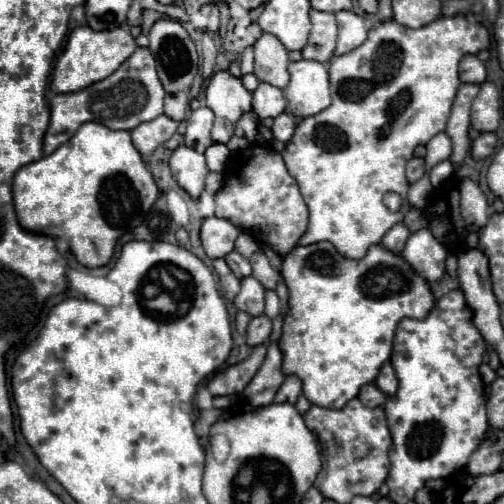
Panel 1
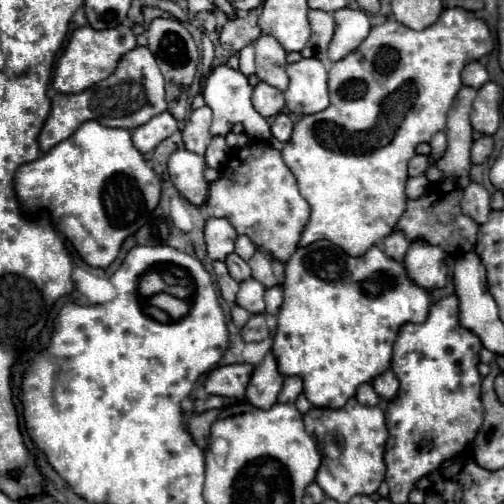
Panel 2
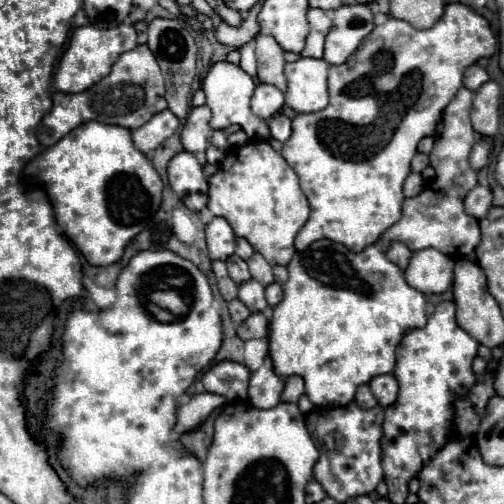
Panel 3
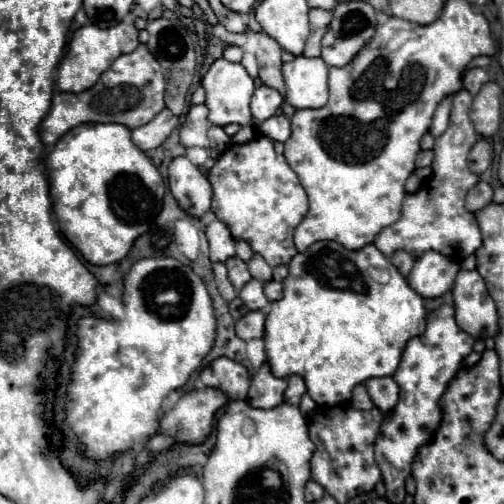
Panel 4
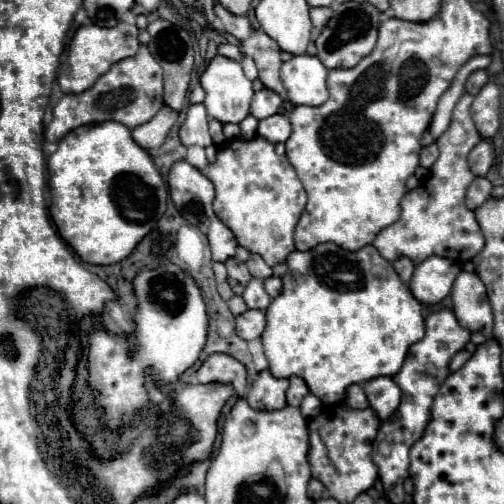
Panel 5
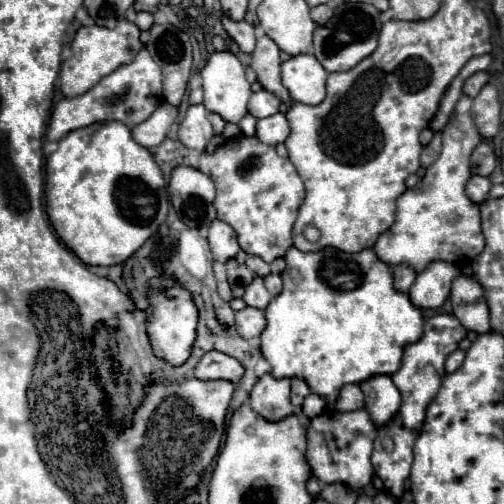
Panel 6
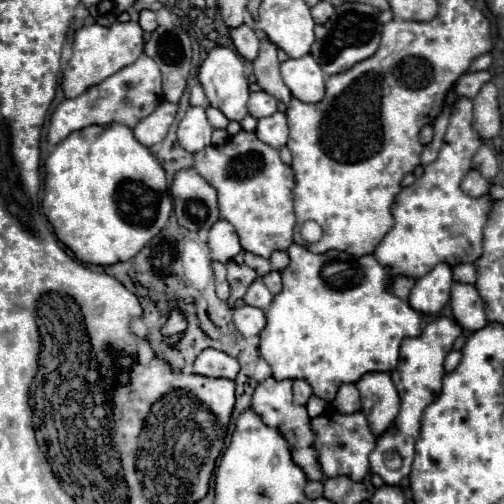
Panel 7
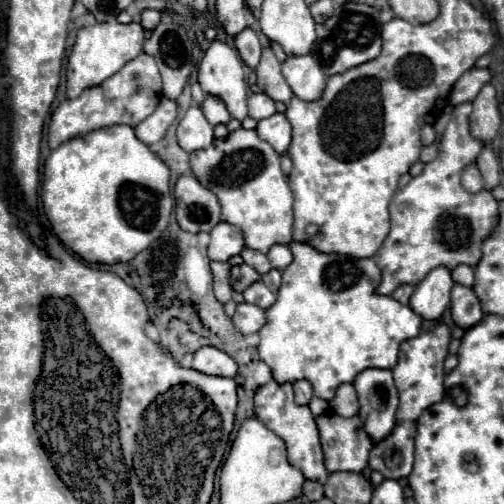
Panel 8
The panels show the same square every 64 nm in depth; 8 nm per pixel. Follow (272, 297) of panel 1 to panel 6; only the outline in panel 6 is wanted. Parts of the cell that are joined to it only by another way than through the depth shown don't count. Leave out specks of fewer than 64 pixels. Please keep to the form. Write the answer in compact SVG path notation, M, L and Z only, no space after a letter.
M268 274L268 276L264 278L264 284L266 284L266 288L268 288L268 292L270 292L272 296L278 296L278 294L282 292L280 274Z

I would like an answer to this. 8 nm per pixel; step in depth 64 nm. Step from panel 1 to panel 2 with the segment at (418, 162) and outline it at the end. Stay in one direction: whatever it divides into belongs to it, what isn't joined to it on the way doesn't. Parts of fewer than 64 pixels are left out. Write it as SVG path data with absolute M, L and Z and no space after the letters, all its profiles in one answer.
M414 156L414 158L410 160L410 164L408 164L408 174L410 174L410 176L420 176L420 174L426 172L428 166L430 166L430 164L428 164L428 156Z

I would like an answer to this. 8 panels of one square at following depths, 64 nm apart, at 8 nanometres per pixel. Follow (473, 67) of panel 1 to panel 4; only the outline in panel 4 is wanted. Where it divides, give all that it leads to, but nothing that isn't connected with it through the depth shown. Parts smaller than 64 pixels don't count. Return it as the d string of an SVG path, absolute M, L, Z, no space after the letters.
M472 68L472 70L468 70L468 74L466 74L466 78L464 78L464 90L468 90L472 96L474 94L478 94L480 92L480 88L484 86L488 82L488 74L486 74L486 70L484 68Z

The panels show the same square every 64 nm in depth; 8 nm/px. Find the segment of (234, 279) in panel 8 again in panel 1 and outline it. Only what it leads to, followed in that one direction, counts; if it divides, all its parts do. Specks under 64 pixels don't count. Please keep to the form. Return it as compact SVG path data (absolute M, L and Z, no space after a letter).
M230 252L228 256L224 256L224 260L226 260L226 264L230 266L230 270L234 272L236 278L246 278L246 276L250 276L250 272L252 272L250 262L248 262L244 256L240 256L238 252Z

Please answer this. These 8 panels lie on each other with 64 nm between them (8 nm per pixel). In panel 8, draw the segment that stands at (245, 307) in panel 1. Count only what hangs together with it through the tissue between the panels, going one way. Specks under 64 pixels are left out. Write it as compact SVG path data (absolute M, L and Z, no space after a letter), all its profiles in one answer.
M258 280L256 284L250 284L244 290L244 300L250 302L250 304L260 306L262 310L268 310L276 302L276 294L262 280Z

